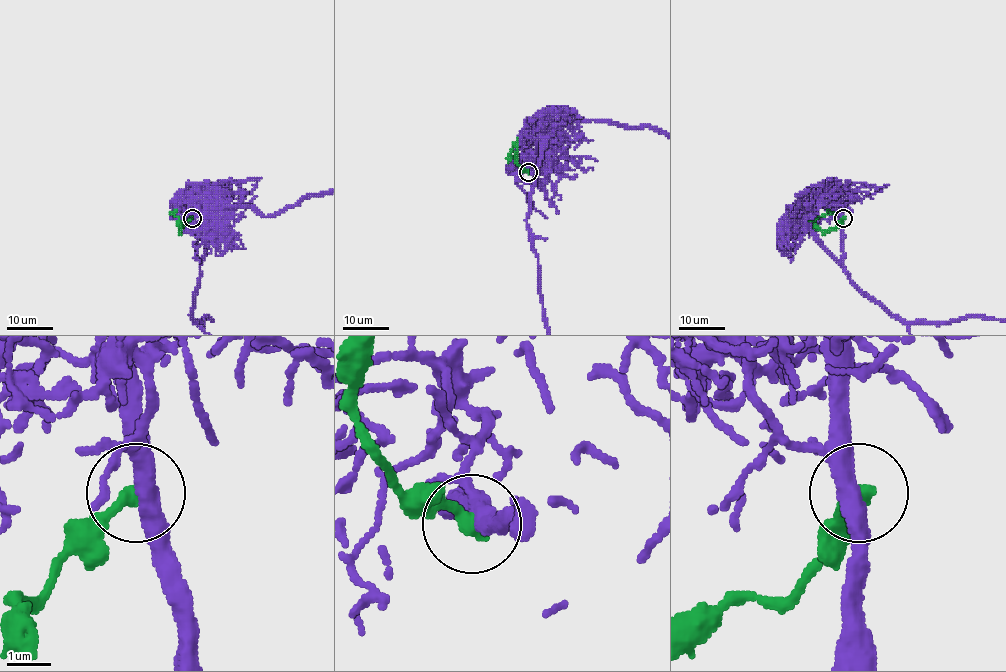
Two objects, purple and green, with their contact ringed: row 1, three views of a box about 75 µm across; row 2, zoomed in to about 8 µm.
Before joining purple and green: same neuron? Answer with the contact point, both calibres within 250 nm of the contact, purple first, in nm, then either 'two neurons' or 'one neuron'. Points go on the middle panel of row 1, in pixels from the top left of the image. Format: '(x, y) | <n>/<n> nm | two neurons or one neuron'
(528, 172) | 440/380 nm | two neurons

